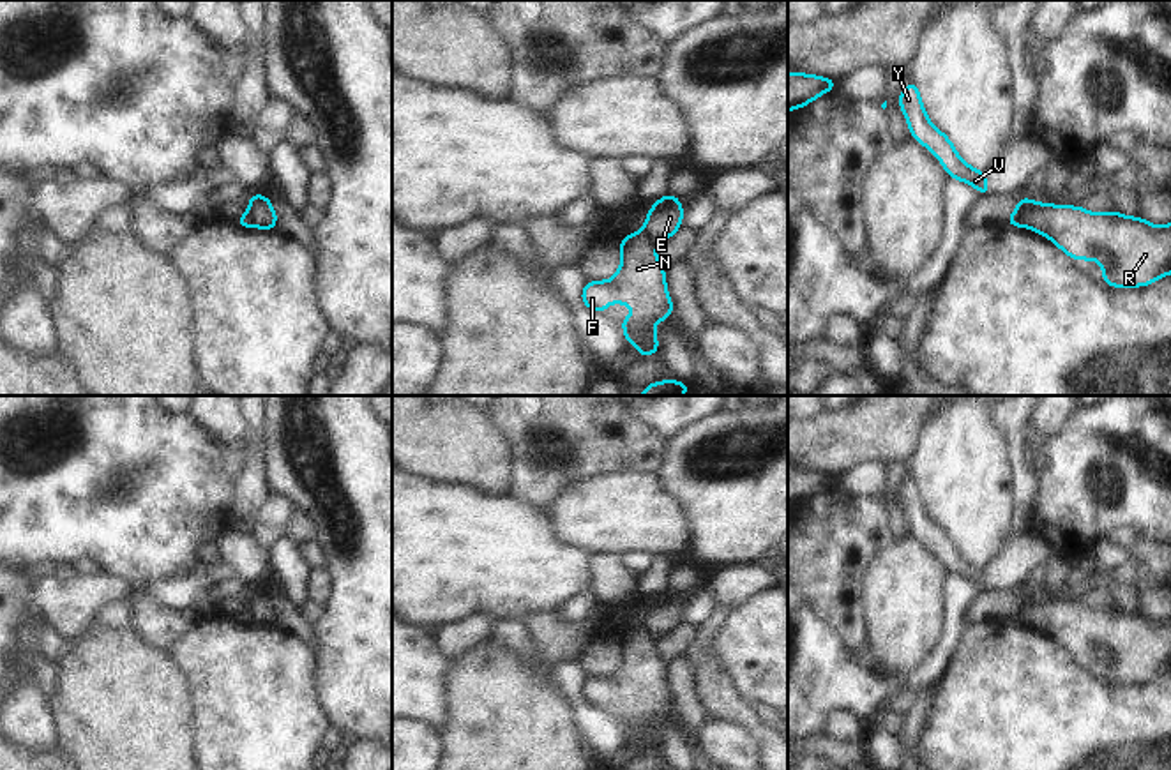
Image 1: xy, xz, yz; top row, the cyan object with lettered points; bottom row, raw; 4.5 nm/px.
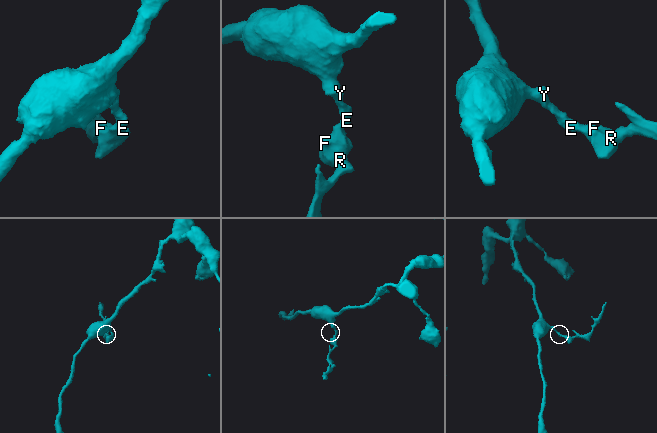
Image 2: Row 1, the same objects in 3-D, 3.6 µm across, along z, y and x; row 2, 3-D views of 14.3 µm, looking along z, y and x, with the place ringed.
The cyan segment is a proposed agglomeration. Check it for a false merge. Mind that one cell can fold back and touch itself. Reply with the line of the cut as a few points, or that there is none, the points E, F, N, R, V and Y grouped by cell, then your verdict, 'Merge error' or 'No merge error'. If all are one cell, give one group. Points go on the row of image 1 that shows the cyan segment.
Split along yz (1028, 200), (1019, 225). Groups: E V Y / F N R. Merge error.

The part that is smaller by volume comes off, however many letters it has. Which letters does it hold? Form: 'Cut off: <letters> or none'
Cut off: F, N, R.

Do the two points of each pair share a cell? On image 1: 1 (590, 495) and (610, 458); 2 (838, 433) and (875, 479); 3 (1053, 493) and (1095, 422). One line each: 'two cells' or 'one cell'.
1: two cells
2: two cells
3: one cell

